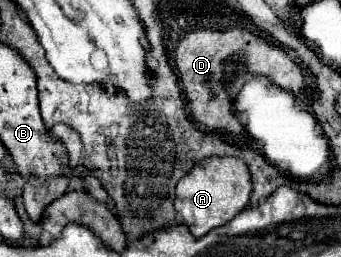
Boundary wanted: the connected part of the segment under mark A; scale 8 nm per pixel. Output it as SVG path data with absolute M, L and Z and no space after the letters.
M208 158L196 164L196 168L178 182L174 210L182 218L182 224L196 236L206 236L212 228L228 224L240 214L250 200L252 184L248 166L238 158Z

